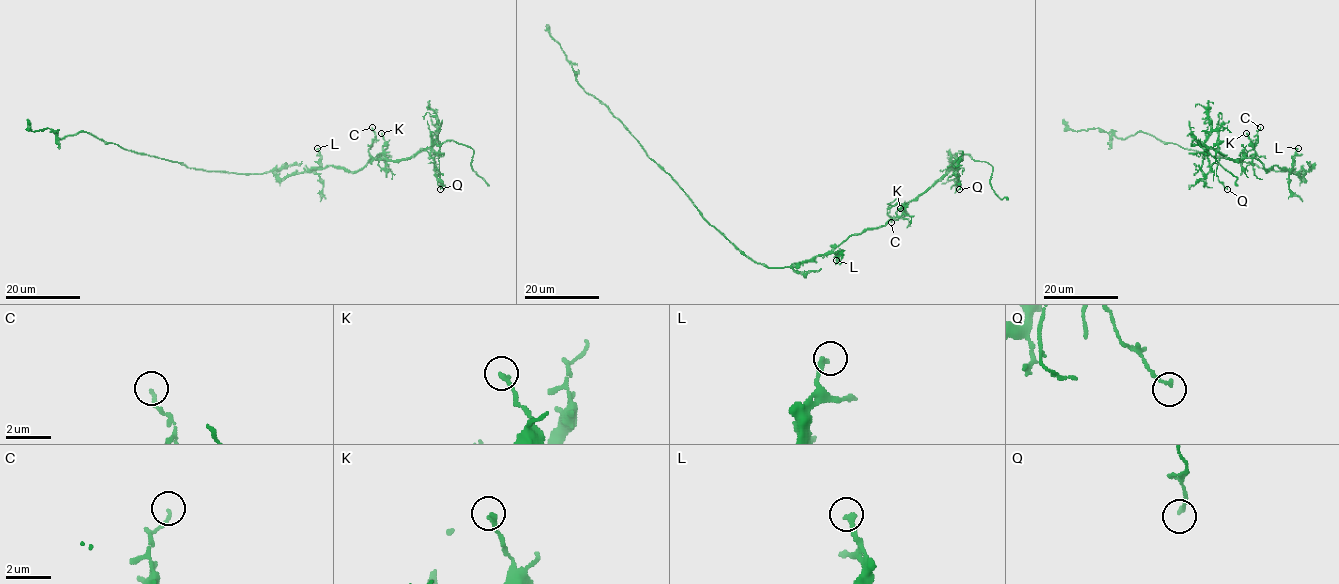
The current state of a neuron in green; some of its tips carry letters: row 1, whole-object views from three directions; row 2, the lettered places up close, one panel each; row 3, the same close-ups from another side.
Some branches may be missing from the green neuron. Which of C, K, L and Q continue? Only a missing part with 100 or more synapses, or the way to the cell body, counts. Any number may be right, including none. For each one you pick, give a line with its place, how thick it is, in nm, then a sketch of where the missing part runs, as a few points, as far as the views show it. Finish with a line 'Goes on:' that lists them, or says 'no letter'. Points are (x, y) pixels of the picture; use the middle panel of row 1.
Goes on: no letter

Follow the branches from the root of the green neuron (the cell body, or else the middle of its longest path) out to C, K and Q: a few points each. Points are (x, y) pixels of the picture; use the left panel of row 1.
C: (248, 173), (285, 178), (329, 166), (358, 170), (384, 157), (368, 152), (372, 127)
K: (248, 173), (274, 171), (285, 178), (329, 166), (358, 170), (387, 147), (381, 133)
Q: (248, 173), (285, 178), (329, 166), (358, 170), (376, 157), (410, 159), (434, 143), (437, 131), (440, 189)

